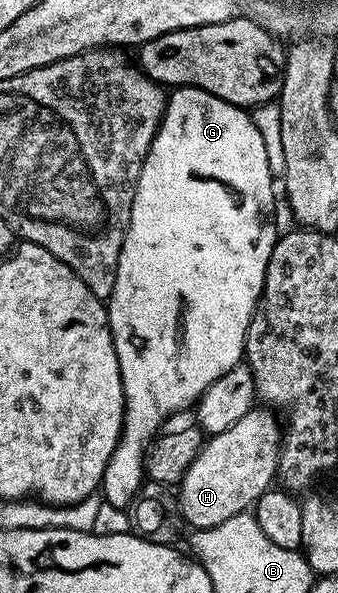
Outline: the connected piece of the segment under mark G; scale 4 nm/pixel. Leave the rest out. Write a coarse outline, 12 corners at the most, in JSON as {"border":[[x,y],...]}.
{"border":[[168,94],[107,298],[99,493],[242,364],[279,228],[252,116]]}

